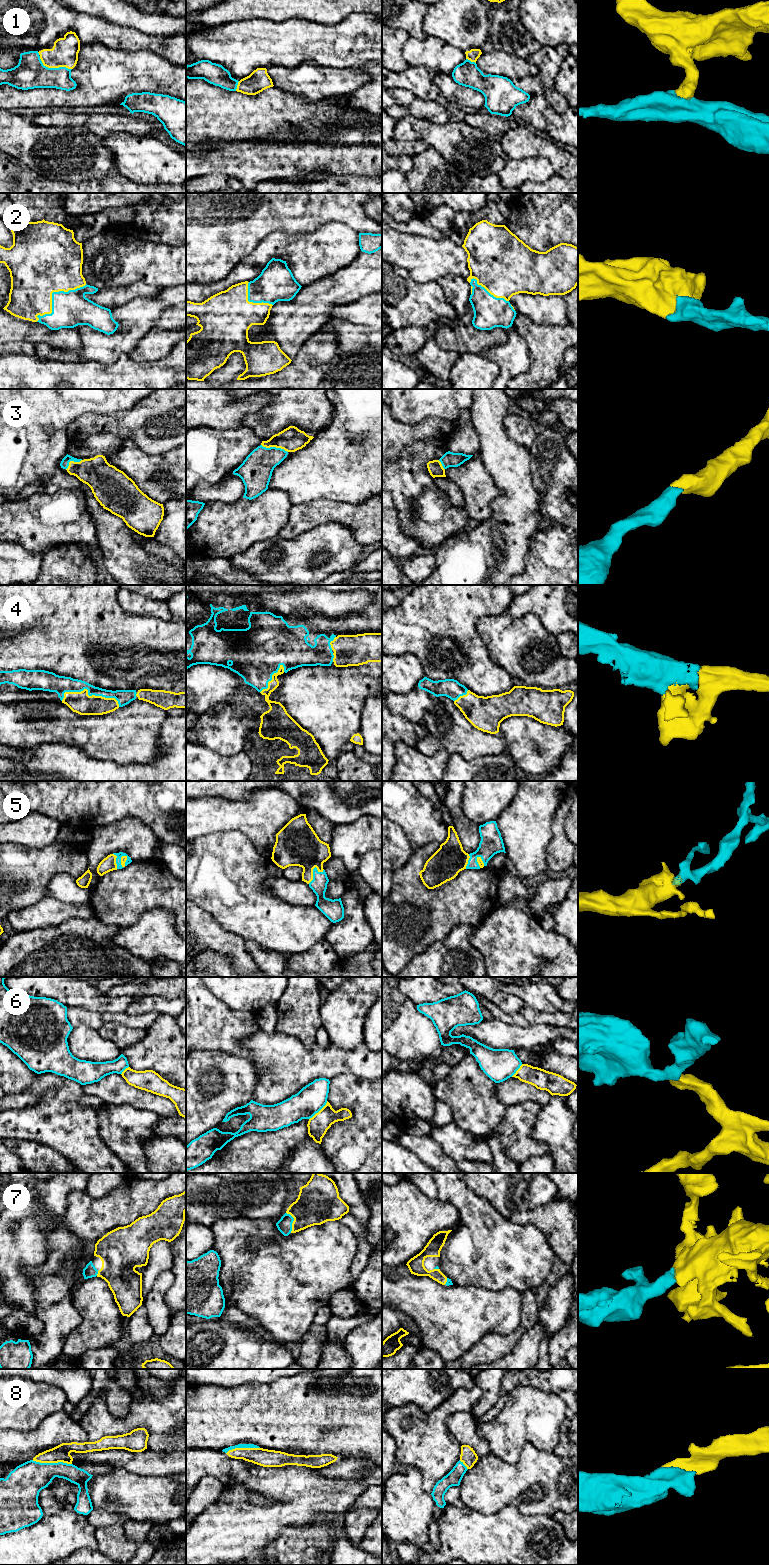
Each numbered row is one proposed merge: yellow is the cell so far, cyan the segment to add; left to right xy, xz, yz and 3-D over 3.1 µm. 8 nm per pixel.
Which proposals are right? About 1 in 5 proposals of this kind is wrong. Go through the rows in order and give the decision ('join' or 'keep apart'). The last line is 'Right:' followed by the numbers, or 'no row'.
1: join
2: join
3: join
4: join
5: join
6: keep apart
7: join
8: join
Right: 1, 2, 3, 4, 5, 7, 8

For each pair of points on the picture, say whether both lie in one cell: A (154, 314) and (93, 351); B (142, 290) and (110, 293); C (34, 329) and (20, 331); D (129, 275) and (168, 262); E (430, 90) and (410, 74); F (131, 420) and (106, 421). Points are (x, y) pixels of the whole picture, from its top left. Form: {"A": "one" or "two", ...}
{"A": "one", "B": "one", "C": "one", "D": "one", "E": "one", "F": "one"}

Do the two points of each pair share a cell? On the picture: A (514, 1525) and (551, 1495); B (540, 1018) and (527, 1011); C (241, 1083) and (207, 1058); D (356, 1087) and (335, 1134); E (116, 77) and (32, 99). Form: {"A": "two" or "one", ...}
{"A": "two", "B": "one", "C": "one", "D": "one", "E": "one"}

